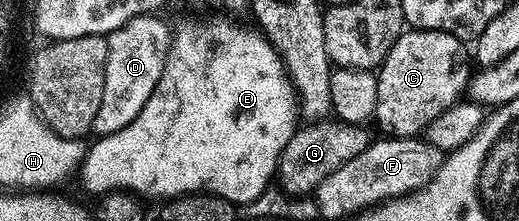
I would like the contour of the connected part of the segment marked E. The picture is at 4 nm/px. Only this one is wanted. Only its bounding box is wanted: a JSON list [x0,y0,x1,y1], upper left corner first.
[78,26,298,204]

